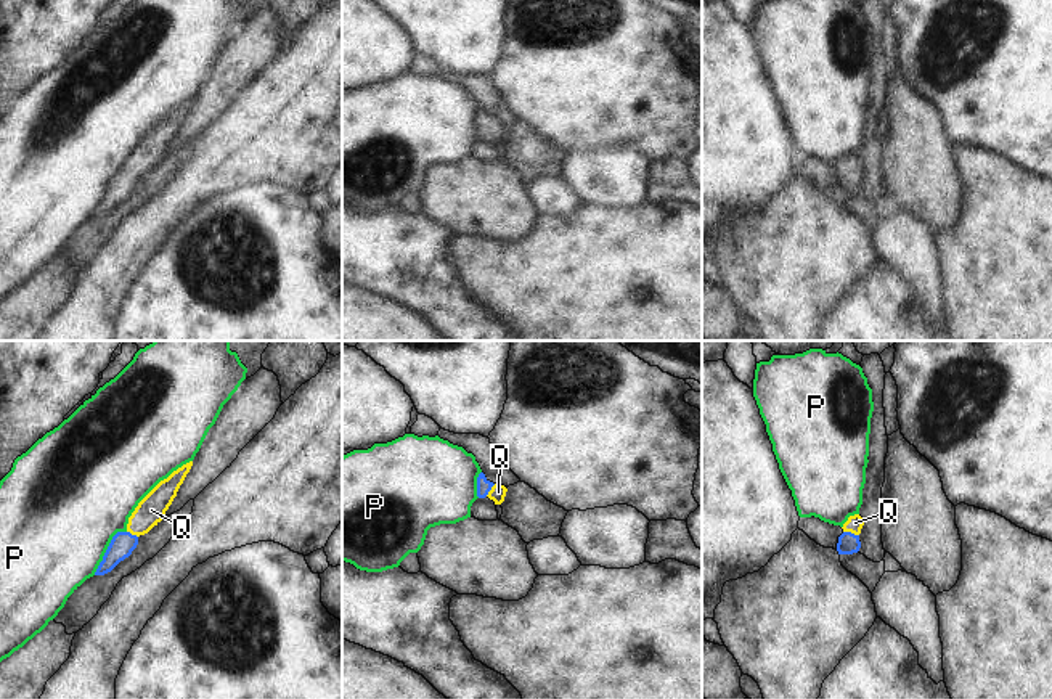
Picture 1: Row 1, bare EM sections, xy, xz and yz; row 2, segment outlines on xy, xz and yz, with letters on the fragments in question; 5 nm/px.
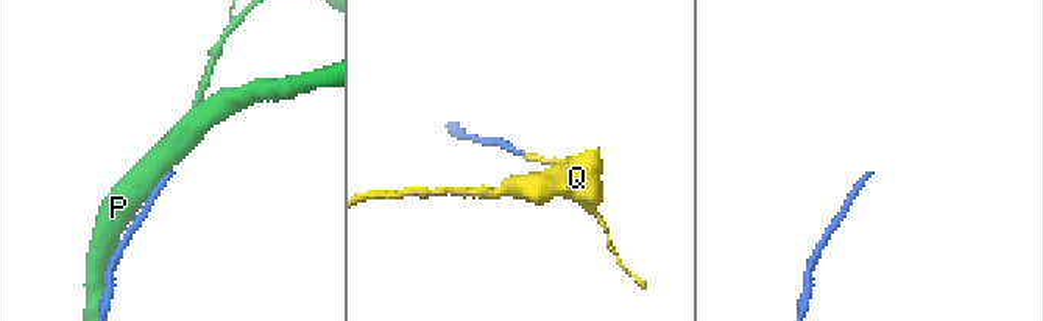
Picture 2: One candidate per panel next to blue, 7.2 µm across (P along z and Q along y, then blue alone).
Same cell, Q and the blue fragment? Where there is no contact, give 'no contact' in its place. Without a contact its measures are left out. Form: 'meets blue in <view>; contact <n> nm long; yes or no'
meets blue in yz; contact 80 nm long; yes

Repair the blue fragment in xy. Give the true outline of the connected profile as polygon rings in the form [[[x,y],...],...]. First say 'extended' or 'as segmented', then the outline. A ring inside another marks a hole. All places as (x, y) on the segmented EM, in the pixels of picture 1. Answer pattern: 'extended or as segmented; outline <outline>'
extended; outline [[[193,461],[173,471],[138,503],[138,506],[128,517],[127,530],[117,532],[112,537],[95,575],[104,575],[111,572],[120,561],[132,554],[132,551],[138,545],[138,537],[148,533],[164,519],[165,511],[177,497],[177,492],[183,484],[186,474],[190,472],[191,466]]]

